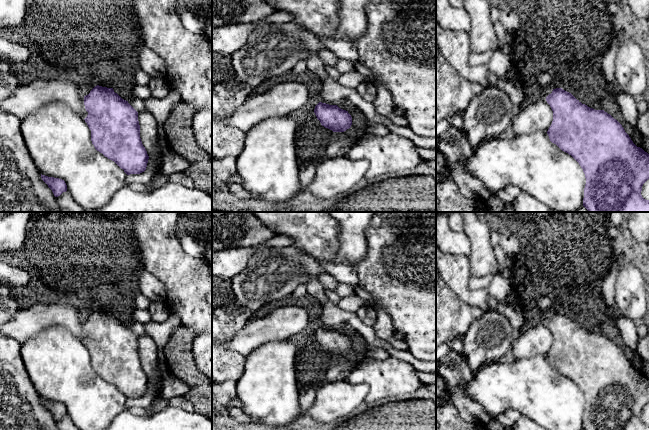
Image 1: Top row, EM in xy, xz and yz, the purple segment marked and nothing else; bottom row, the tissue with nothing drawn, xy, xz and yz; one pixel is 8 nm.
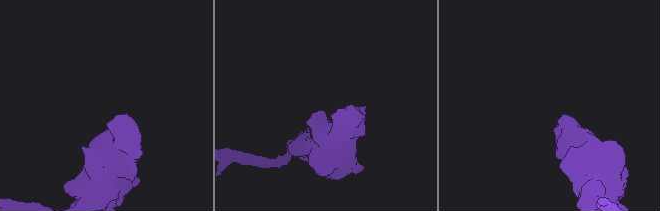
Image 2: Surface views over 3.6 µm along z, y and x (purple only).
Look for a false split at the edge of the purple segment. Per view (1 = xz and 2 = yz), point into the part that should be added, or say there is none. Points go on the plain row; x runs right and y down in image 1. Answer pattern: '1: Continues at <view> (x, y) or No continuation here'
1: No continuation here
2: No continuation here

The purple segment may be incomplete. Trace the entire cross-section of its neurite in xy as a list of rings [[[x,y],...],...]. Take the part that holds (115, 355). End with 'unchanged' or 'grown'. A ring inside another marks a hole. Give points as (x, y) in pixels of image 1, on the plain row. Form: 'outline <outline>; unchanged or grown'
outline [[[99,309],[84,320],[84,329],[88,336],[84,344],[91,354],[91,365],[95,373],[114,385],[127,399],[144,396],[149,380],[140,362],[138,336],[113,312]]]; unchanged

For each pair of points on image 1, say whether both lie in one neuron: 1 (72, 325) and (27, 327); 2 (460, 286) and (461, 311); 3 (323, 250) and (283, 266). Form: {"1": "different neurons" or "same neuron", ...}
{"1": "same neuron", "2": "different neurons", "3": "different neurons"}

